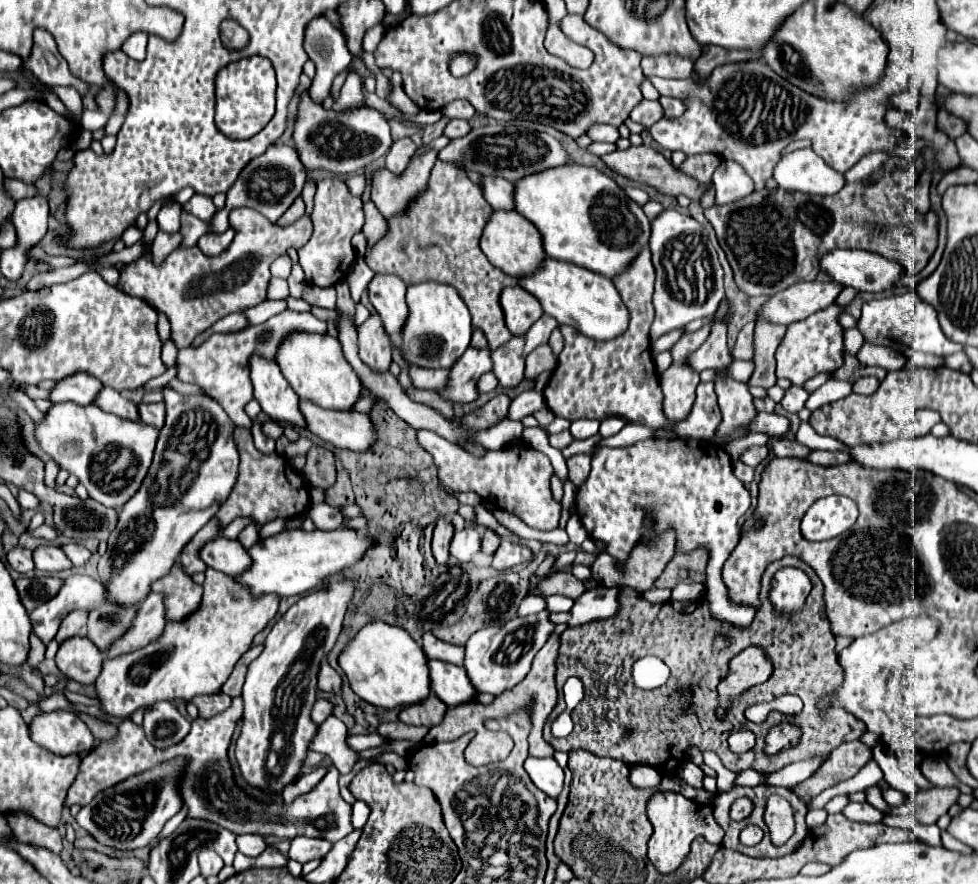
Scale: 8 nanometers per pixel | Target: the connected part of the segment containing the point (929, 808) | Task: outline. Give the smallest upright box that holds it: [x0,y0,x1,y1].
[915,787,961,825]

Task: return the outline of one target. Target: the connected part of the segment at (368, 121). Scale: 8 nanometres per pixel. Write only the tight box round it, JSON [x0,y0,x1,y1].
[293,89,393,175]

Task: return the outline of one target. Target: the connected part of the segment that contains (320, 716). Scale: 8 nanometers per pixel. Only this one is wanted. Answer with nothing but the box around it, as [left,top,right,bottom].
[311,699,333,723]

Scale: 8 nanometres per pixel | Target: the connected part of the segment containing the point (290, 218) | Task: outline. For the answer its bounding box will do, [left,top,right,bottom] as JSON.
[277,197,305,227]

